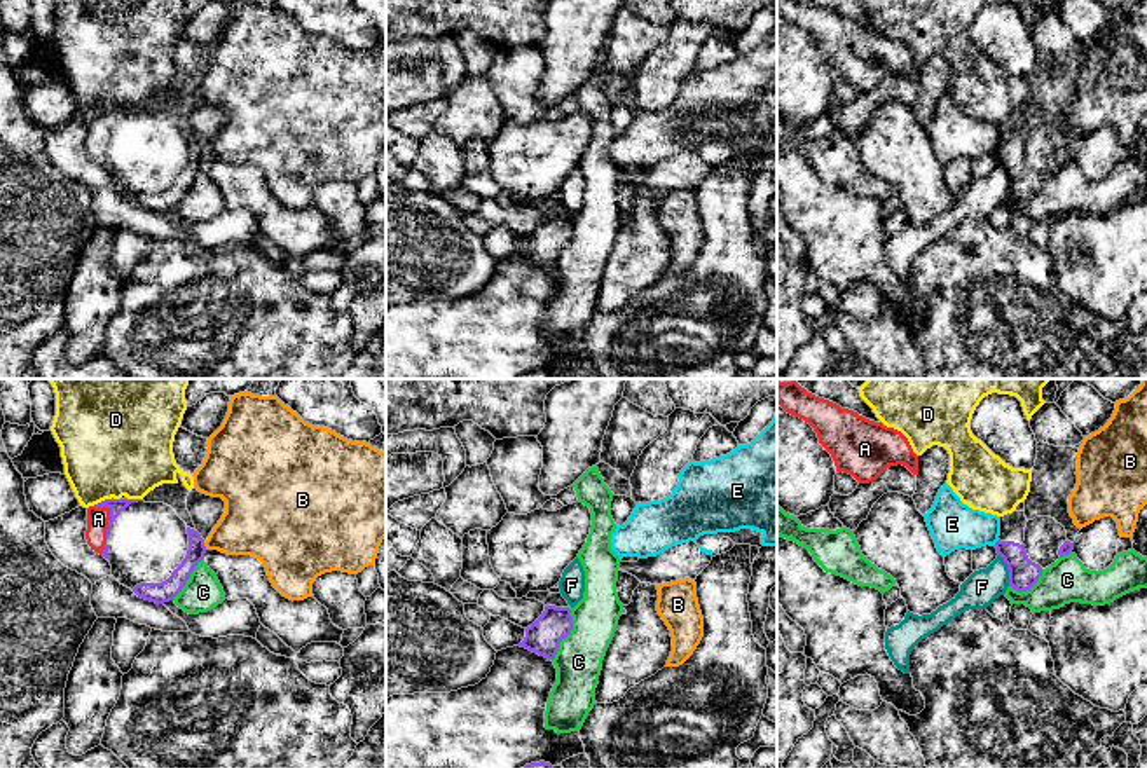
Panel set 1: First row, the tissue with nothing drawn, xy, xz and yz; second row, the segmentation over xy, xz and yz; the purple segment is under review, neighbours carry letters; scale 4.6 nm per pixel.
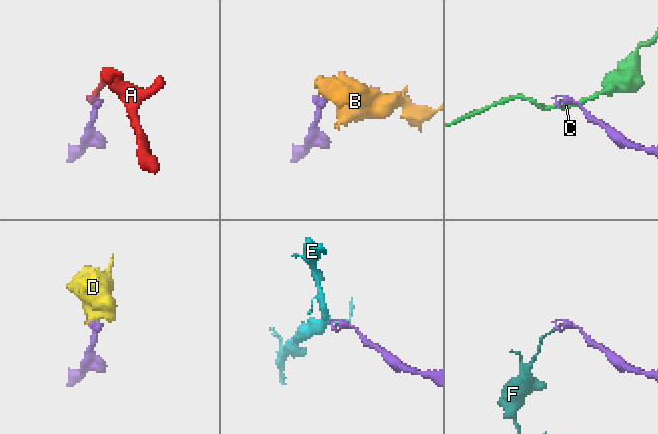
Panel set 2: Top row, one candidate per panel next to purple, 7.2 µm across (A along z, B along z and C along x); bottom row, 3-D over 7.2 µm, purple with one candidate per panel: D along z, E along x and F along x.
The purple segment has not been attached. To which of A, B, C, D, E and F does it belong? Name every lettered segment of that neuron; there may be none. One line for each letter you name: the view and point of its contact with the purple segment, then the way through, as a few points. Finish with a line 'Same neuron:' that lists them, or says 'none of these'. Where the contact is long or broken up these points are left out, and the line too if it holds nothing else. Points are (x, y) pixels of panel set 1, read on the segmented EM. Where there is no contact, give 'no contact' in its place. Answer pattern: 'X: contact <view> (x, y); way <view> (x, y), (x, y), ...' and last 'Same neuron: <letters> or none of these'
A: contact xy (110, 517)
Same neuron: A

